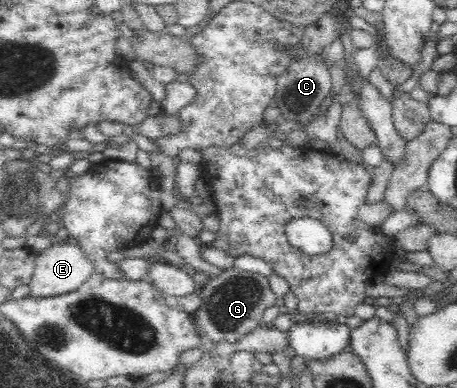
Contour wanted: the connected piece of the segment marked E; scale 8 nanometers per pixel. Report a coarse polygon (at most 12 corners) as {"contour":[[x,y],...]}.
{"contour":[[77,245],[35,257],[31,296],[73,291],[93,266]]}

